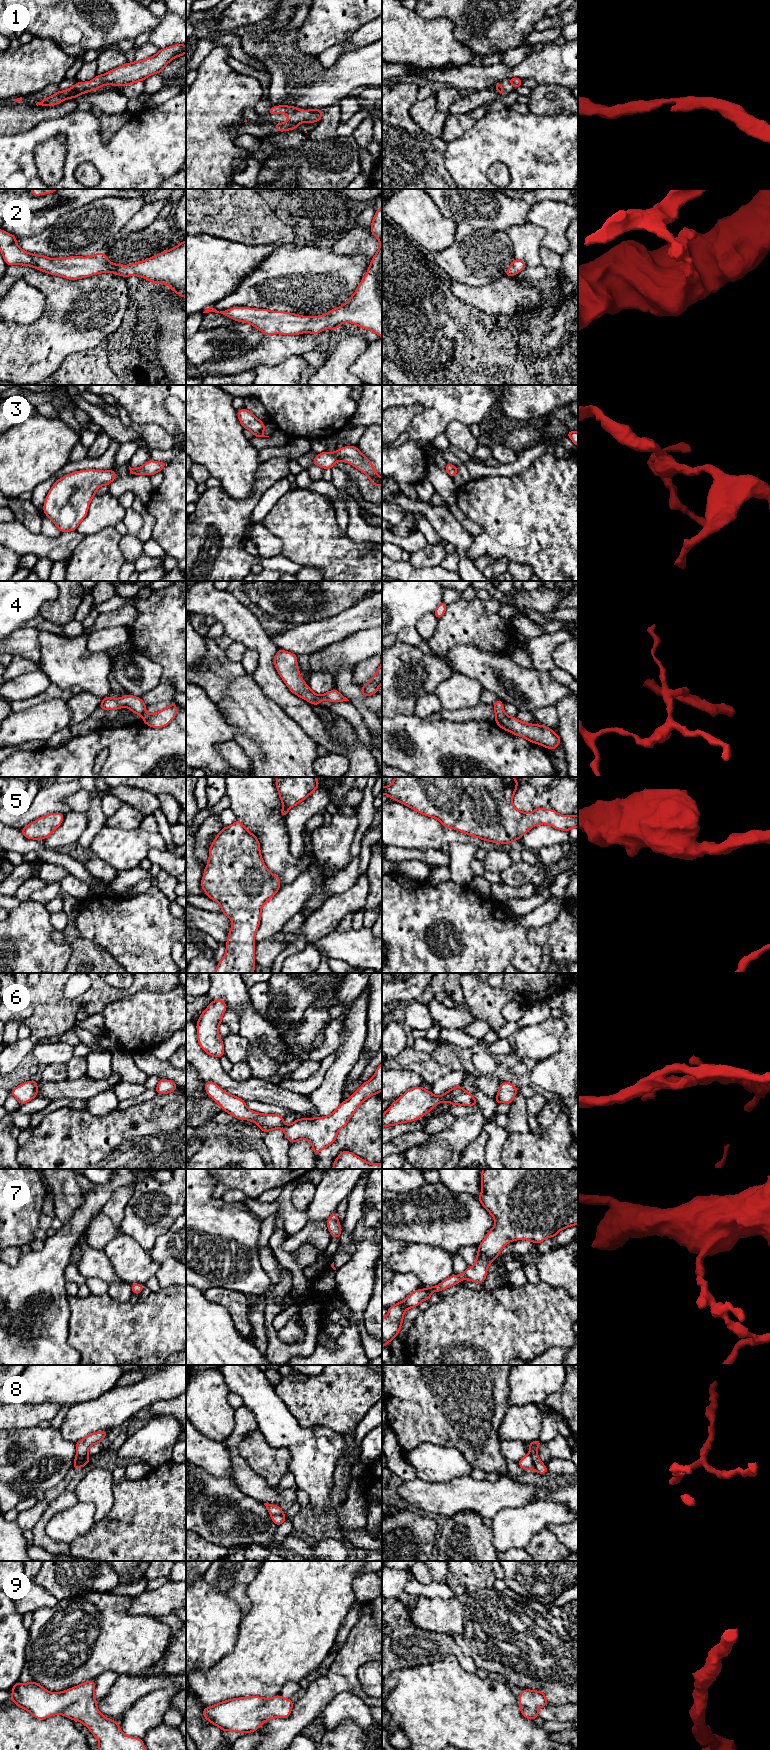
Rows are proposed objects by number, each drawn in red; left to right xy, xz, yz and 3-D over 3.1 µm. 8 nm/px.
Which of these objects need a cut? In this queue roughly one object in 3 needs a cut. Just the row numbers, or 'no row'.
8

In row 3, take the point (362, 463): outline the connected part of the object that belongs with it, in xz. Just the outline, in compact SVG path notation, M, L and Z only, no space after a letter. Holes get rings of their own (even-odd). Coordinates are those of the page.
M344 446L332 453L327 451L320 453L315 457L312 465L318 465L323 469L331 469L338 460L352 464L366 474L374 486L382 485L382 477L375 472L372 462L356 446Z

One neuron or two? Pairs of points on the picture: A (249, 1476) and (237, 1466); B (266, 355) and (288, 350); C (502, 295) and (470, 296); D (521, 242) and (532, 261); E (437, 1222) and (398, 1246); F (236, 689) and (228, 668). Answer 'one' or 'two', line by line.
A: one
B: one
C: one
D: one
E: two
F: two

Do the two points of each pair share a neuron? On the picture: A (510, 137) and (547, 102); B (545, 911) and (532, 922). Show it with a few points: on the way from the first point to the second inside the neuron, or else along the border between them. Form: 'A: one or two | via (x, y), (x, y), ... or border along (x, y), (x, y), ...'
A: two | border along (530, 111), (541, 115), (557, 115)
B: one | via (542, 914), (535, 919)

